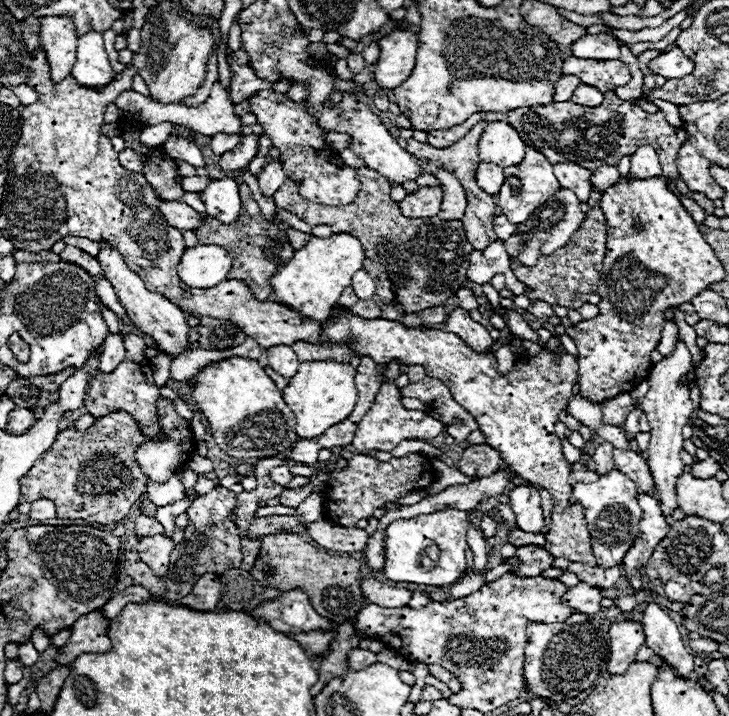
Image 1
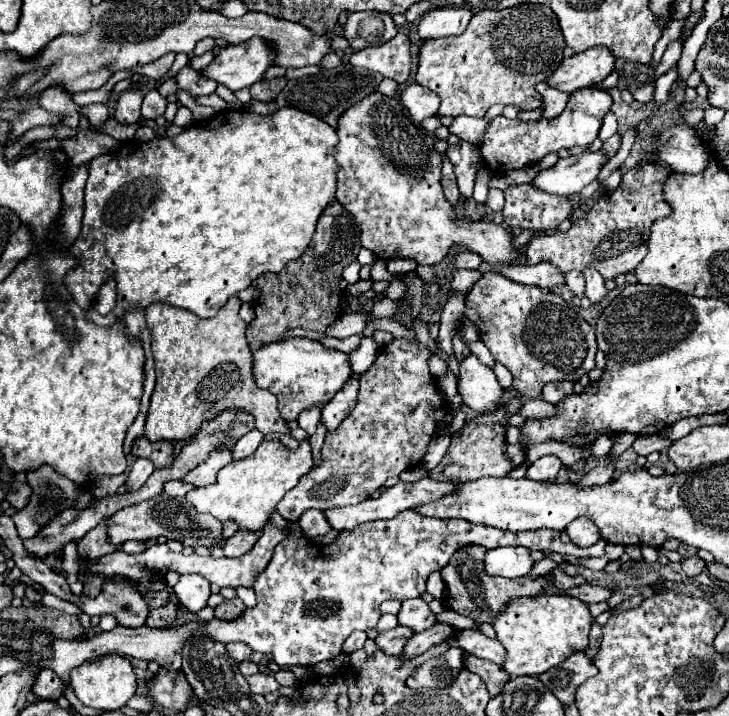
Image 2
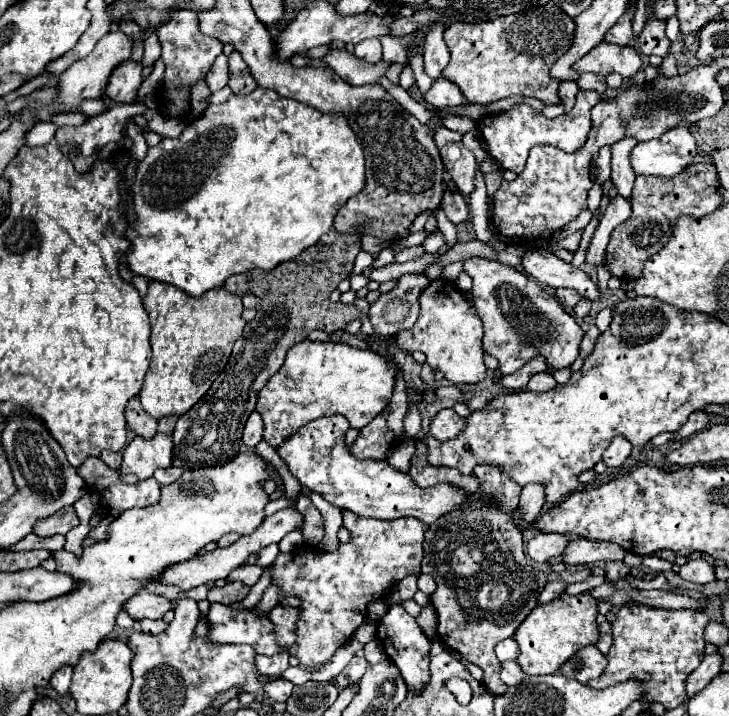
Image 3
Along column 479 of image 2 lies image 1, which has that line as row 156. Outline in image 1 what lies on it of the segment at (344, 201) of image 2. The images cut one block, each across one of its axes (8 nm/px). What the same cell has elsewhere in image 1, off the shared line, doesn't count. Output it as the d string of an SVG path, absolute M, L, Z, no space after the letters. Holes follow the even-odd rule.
M254 134L242 136L240 144L220 156L220 168L224 172L238 172L250 164L250 160L258 154L258 138Z

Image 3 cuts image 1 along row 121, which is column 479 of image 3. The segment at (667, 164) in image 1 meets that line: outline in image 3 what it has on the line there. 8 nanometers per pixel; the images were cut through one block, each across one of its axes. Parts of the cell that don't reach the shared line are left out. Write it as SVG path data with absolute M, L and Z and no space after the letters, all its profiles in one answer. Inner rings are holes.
M492 466L474 468L474 474L480 480L480 504L444 514L426 530L420 570L428 572L438 584L430 602L436 608L440 642L480 666L484 670L482 684L500 696L508 692L508 686L500 680L500 660L494 648L504 638L514 636L516 628L536 608L538 594L546 586L546 574L526 560L522 534L512 520L522 488Z

